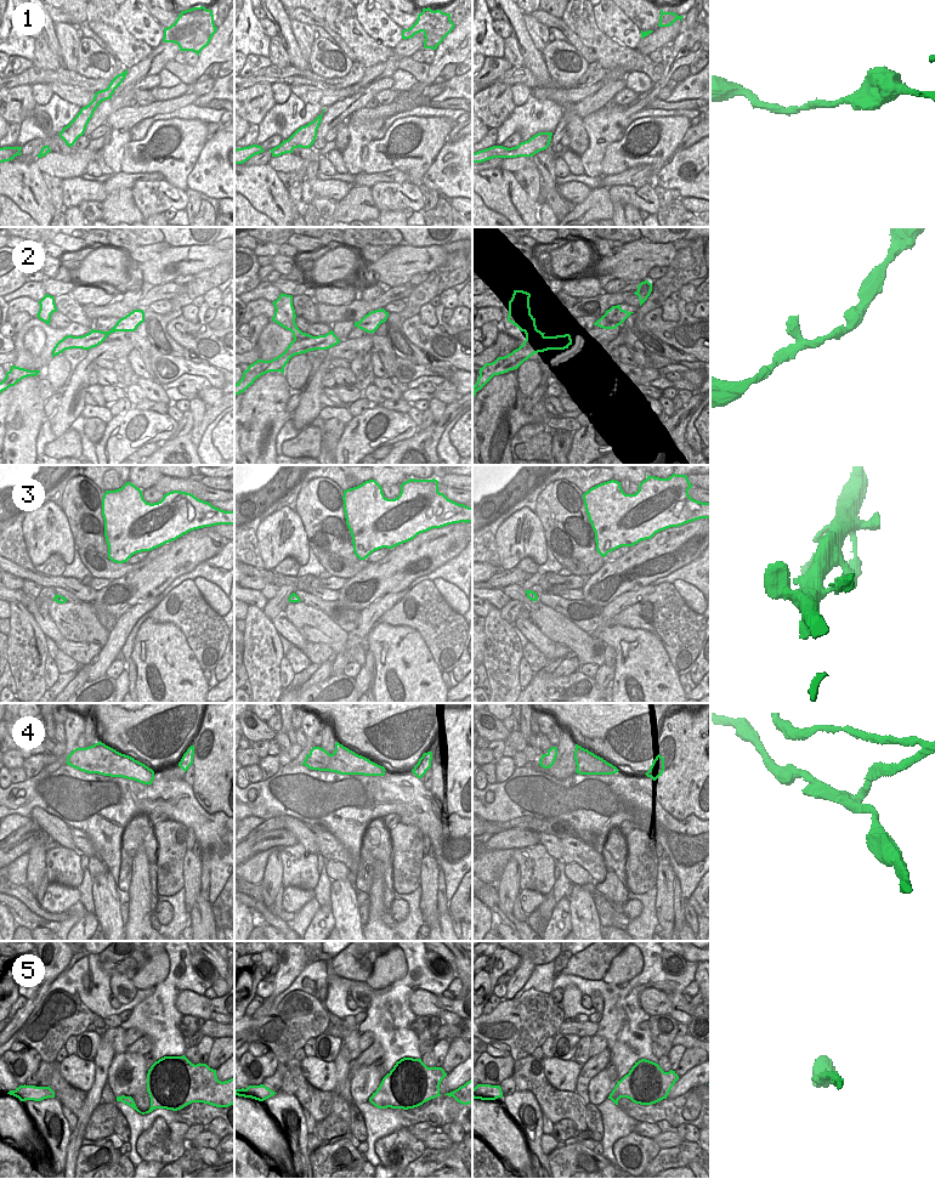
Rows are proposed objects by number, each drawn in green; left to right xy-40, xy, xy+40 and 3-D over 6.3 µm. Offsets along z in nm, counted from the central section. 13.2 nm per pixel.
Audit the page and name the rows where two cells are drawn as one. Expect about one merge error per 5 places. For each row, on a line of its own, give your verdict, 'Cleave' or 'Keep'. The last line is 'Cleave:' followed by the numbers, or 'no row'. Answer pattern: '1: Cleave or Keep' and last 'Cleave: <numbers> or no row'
1: Keep
2: Keep
3: Keep
4: Cleave
5: Keep
Cleave: 4

